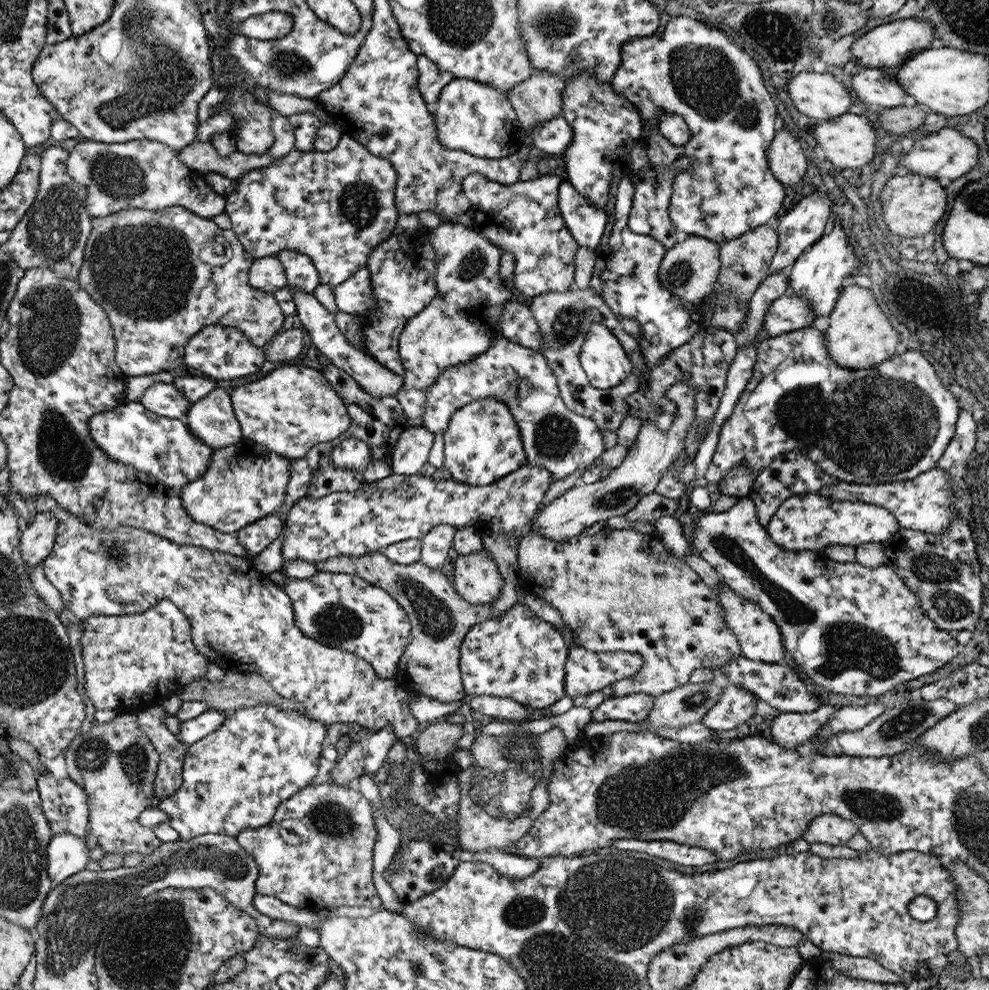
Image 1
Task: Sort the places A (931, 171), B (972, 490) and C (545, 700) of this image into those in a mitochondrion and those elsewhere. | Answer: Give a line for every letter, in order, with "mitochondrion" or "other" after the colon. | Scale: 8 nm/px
A: other
B: other
C: other

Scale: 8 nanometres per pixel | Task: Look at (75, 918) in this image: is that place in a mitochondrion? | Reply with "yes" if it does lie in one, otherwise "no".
yes

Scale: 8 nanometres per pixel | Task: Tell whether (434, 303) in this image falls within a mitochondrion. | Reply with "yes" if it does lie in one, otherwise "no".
no

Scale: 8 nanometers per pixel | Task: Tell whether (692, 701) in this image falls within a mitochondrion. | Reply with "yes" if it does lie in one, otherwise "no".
yes

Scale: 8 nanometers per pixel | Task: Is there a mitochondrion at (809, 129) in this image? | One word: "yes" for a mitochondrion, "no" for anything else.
no

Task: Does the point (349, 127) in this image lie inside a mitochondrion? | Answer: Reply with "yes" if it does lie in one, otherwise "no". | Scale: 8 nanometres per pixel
no

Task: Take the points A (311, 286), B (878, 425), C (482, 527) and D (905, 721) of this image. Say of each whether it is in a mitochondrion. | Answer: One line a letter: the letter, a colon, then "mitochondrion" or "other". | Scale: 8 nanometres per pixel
A: other
B: mitochondrion
C: other
D: mitochondrion

